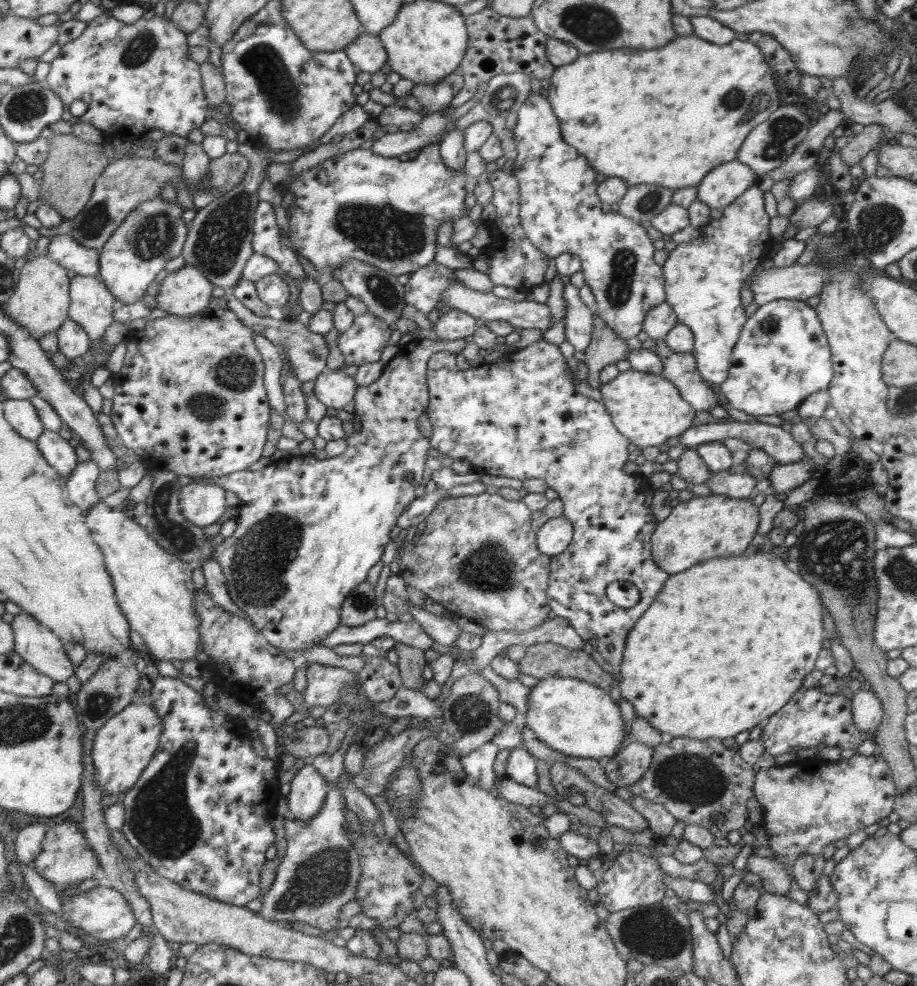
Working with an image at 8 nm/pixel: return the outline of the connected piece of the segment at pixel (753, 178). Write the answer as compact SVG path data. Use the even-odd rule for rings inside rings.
M735 159L716 166L697 186L696 198L711 210L724 209L757 181L758 177L750 166Z

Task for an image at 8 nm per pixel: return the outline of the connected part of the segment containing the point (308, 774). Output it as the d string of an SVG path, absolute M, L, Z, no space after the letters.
M306 760L306 764L296 772L287 785L285 793L290 816L302 821L312 819L320 812L329 789L330 783L319 774L309 760Z

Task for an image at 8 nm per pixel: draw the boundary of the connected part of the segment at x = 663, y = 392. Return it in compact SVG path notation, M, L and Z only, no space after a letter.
M630 368L619 372L607 383L601 383L602 404L608 409L616 429L638 448L658 446L669 438L680 436L696 418L696 411L679 390L661 374L655 375Z

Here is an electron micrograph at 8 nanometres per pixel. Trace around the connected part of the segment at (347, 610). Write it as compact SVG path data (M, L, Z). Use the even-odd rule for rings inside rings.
M367 581L360 583L342 603L340 621L348 627L361 626L376 619L376 594Z

